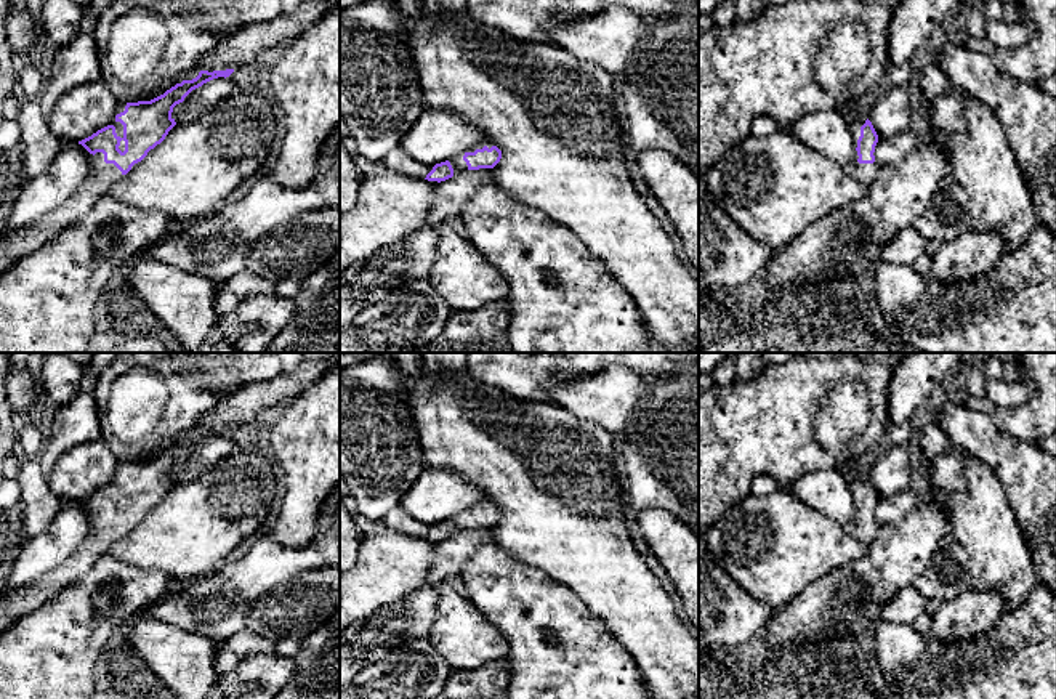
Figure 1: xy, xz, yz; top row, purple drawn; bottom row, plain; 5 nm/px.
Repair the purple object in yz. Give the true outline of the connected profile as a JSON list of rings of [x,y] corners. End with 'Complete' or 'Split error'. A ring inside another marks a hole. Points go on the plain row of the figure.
[[[869,476],[851,481],[849,487],[854,497],[856,513],[846,529],[856,540],[870,545],[880,531],[880,524],[873,515],[878,494]]]. Split error

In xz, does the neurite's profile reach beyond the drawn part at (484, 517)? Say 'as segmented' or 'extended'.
extended

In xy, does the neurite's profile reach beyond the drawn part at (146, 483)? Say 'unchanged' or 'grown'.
grown

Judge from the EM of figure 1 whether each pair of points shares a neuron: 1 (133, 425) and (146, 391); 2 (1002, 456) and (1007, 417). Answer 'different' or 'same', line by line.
1: same
2: different

